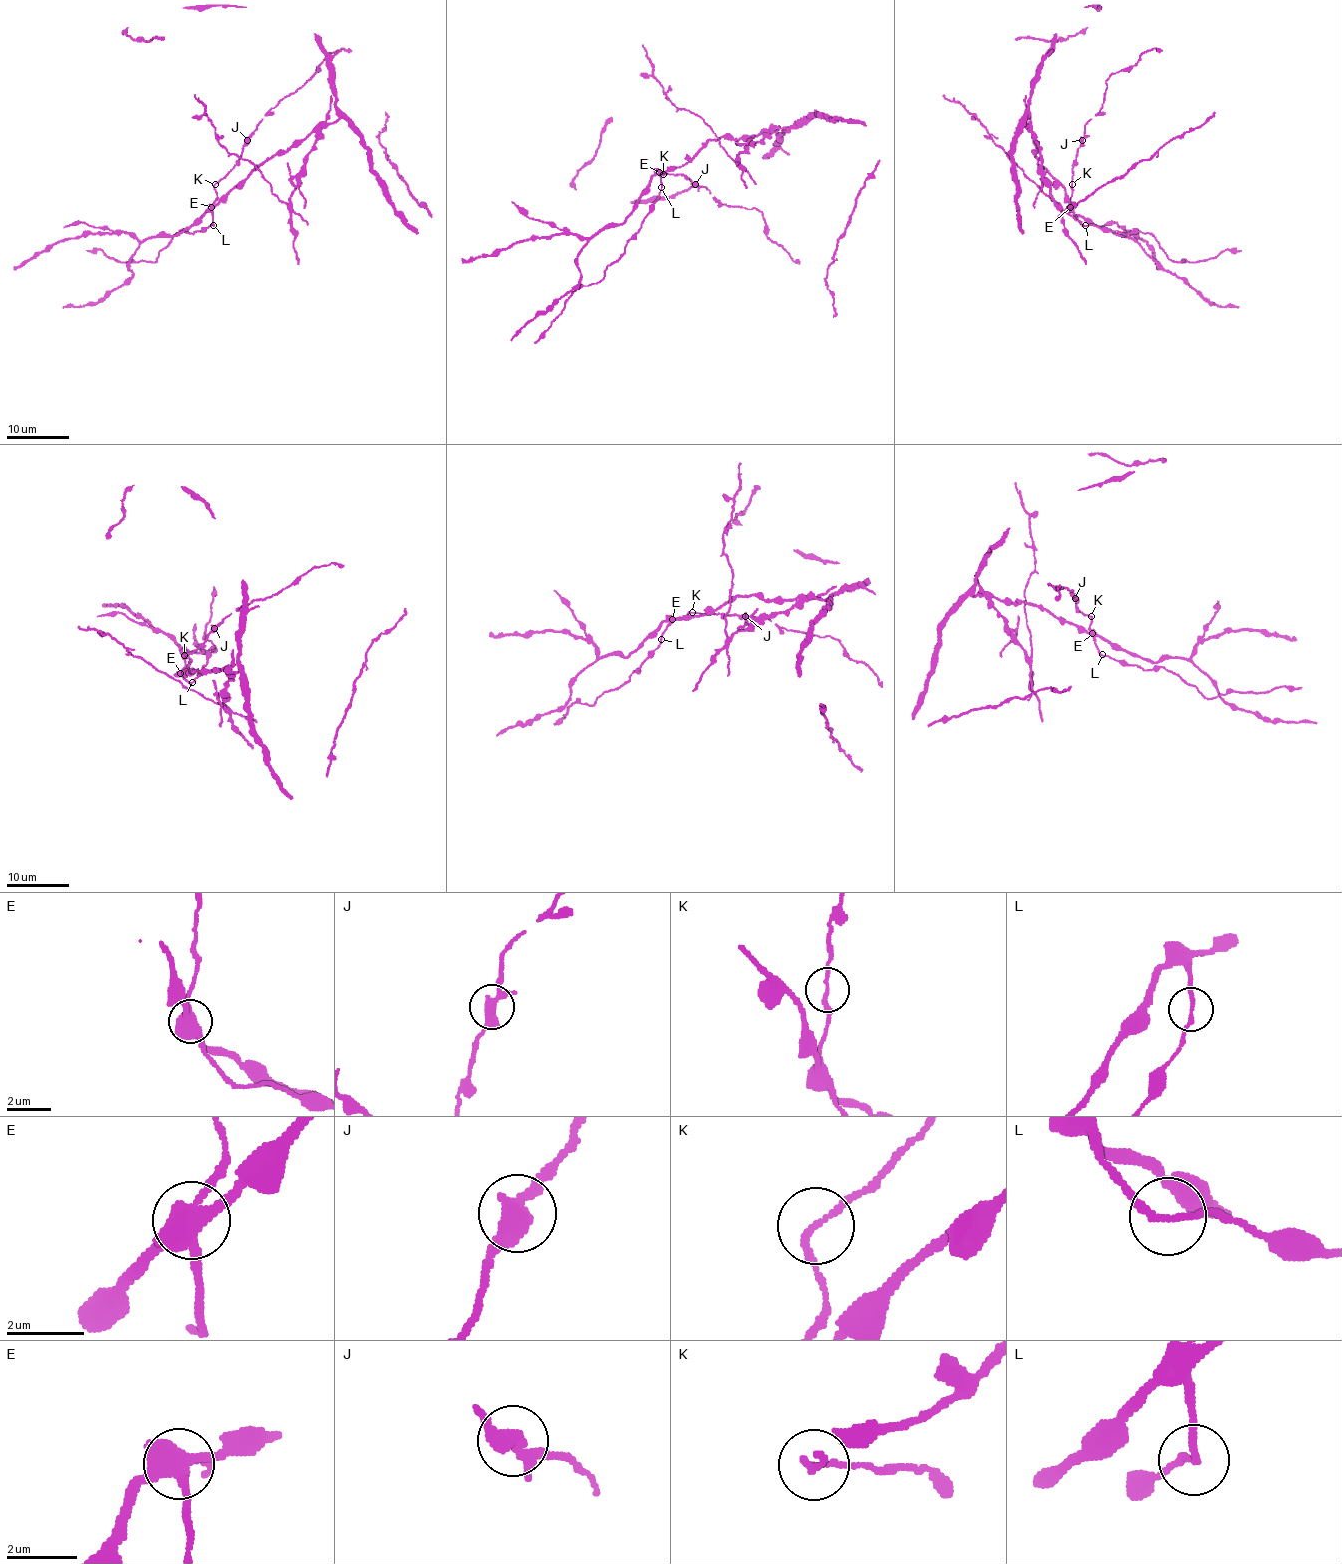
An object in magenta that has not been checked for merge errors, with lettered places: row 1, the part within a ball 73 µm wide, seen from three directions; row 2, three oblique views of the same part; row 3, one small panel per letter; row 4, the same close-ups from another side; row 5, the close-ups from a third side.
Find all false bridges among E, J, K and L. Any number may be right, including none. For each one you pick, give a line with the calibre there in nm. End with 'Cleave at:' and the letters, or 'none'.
E: 500 nm thick
L: 160 nm thick
Cleave at: E, L

